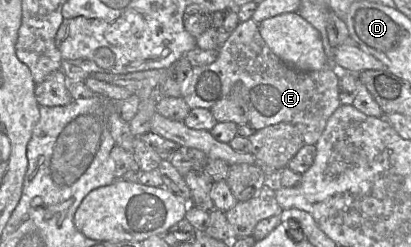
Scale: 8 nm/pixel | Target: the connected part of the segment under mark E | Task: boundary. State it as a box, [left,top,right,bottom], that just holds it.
[182,19,341,145]

